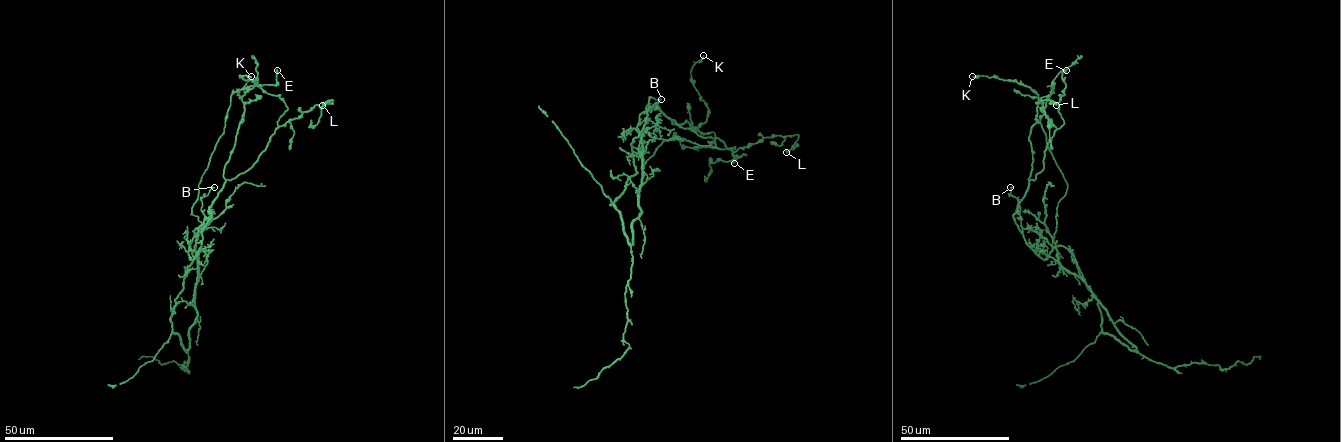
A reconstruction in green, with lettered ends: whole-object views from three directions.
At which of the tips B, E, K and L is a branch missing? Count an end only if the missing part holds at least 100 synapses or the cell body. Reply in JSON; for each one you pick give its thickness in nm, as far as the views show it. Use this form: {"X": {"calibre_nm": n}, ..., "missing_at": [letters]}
{"missing_at": []}

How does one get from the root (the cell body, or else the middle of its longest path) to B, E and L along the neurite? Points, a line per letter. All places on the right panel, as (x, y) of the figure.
B: (1046, 256), (1057, 260), (1057, 250), (1035, 231), (1021, 225), (1020, 207), (1016, 198), (1009, 196), (1010, 187)
E: (1046, 256), (1039, 255), (1044, 259), (1052, 249), (1057, 204), (1067, 184), (1040, 117), (1053, 79), (1066, 70)
L: (1046, 256), (1026, 243), (1013, 215), (1029, 181), (1043, 169), (1044, 151), (1056, 129), (1041, 100), (1056, 105)

